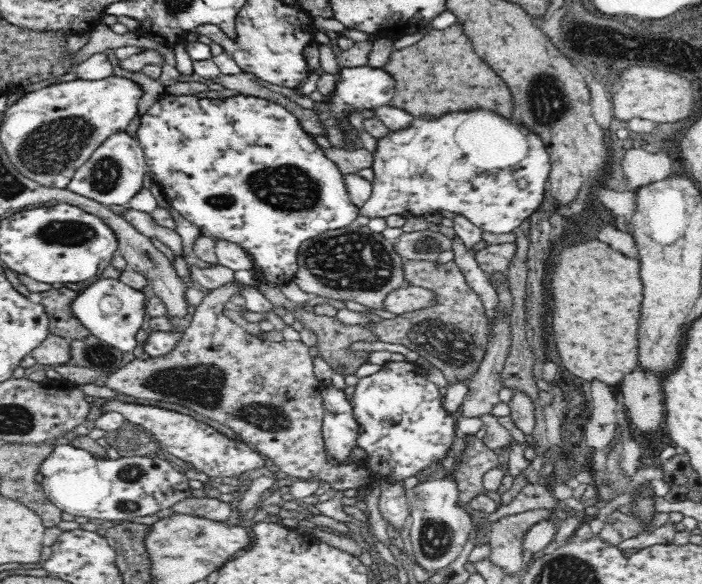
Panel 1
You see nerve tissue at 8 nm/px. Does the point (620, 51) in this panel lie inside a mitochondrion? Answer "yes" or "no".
no

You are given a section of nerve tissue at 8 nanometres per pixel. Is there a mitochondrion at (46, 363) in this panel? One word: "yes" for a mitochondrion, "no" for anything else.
no

